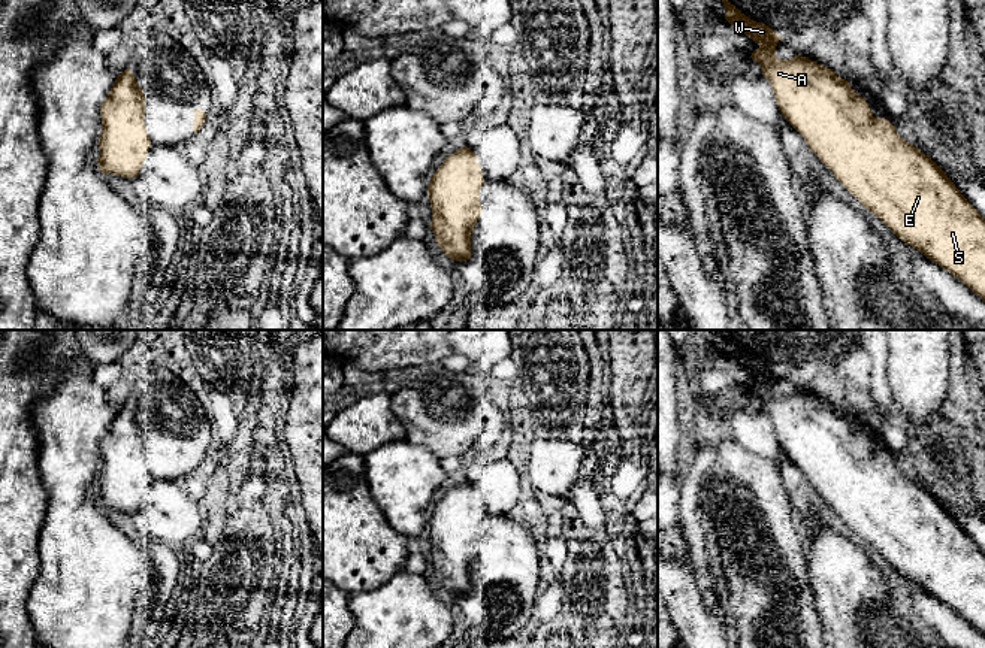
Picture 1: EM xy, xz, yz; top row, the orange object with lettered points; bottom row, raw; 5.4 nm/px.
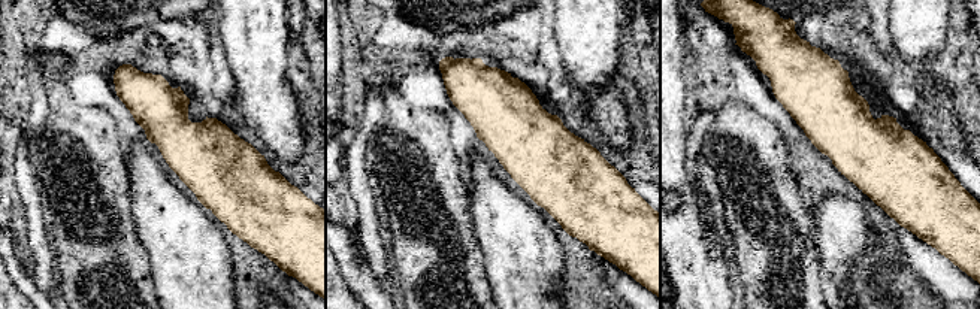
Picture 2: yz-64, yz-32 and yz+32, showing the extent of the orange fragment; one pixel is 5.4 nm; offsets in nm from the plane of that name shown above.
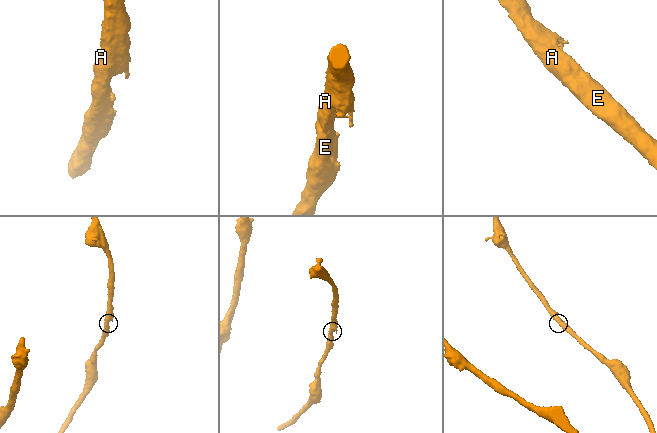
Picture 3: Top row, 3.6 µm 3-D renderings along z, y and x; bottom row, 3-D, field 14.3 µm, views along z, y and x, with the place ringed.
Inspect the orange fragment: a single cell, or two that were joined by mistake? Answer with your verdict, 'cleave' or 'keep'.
keep

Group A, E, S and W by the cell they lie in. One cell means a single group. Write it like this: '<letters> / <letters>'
A E S W

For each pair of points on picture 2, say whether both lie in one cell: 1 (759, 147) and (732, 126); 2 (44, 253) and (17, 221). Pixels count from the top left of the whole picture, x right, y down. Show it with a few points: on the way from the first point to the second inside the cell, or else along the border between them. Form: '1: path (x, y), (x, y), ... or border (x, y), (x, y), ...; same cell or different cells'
1: path (753, 144), (738, 132); same cell
2: border (20, 197), (24, 206), (27, 248), (35, 266); different cells

